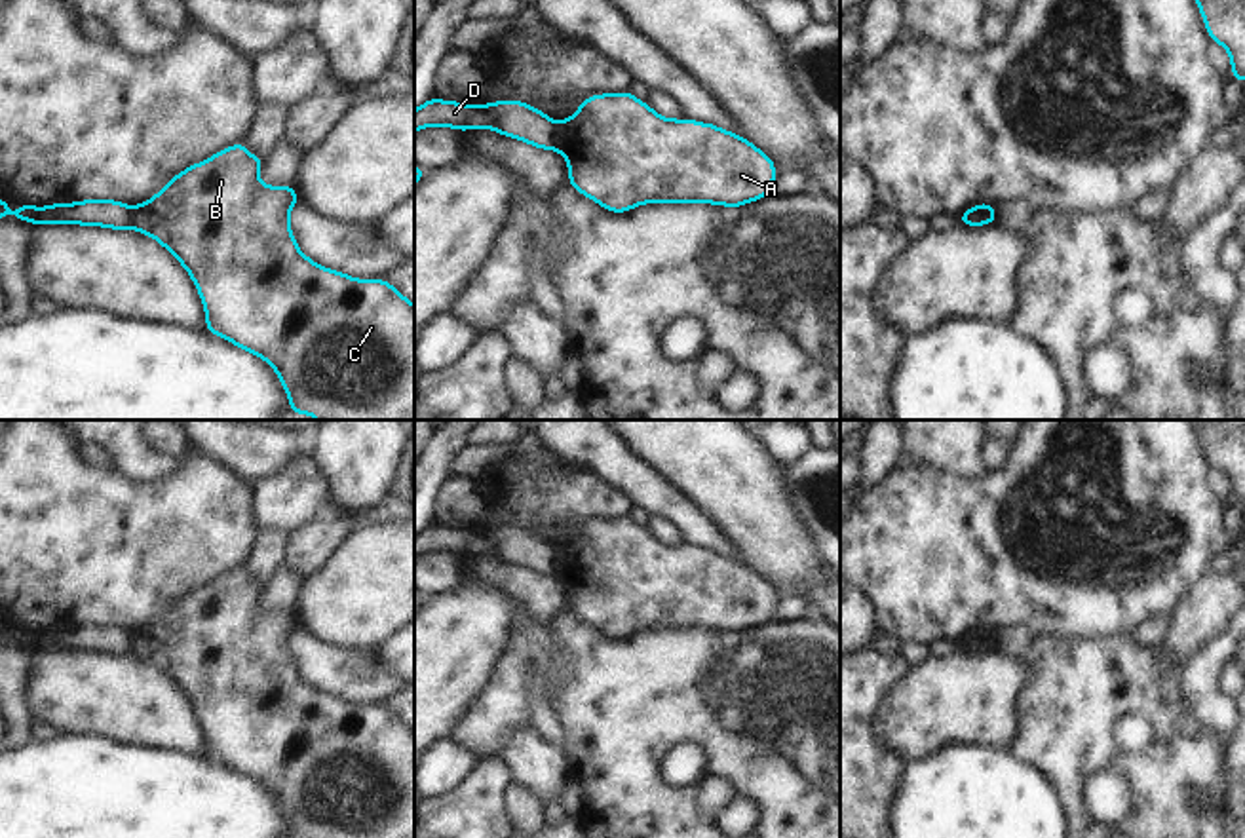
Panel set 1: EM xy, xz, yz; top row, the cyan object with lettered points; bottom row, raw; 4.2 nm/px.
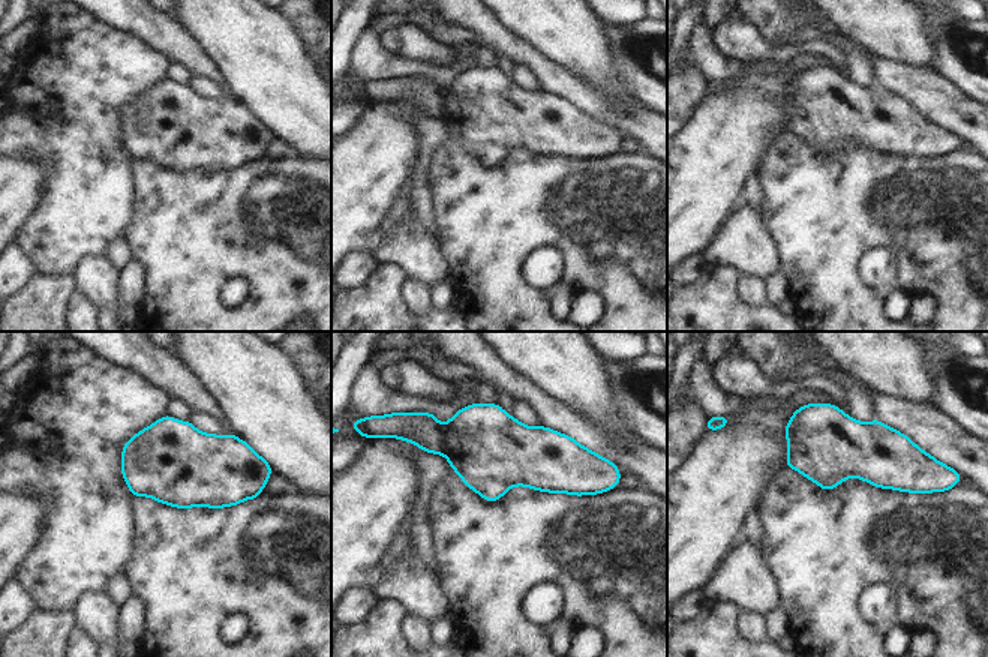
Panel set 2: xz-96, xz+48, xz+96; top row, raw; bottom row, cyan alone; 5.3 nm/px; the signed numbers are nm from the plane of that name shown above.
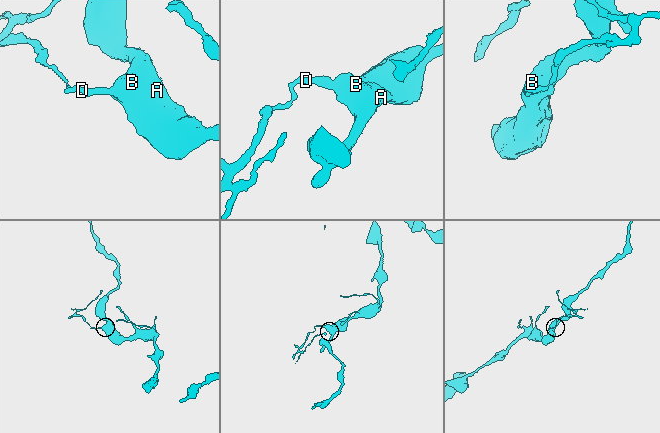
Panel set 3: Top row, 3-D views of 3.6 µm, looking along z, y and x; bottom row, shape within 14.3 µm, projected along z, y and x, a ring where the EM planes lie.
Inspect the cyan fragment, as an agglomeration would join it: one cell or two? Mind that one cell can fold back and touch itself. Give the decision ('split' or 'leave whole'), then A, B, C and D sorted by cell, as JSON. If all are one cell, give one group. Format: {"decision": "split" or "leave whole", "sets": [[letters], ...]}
{"decision": "split", "sets": [["A", "B", "C"], ["D"]]}

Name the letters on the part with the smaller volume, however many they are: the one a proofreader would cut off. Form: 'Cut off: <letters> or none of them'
Cut off: D

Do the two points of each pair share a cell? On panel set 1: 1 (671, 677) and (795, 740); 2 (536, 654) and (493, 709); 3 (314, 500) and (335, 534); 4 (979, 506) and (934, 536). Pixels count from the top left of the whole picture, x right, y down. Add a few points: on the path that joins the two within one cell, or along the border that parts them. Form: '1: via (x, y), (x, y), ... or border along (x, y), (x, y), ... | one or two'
1: via (702, 686), (738, 696), (765, 709) | one
2: via (523, 667), (506, 696) | one
3: border along (325, 510), (289, 534) | two
4: via (968, 514), (945, 534) | one

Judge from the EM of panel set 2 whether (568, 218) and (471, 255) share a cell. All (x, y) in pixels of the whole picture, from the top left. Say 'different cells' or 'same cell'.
same cell

